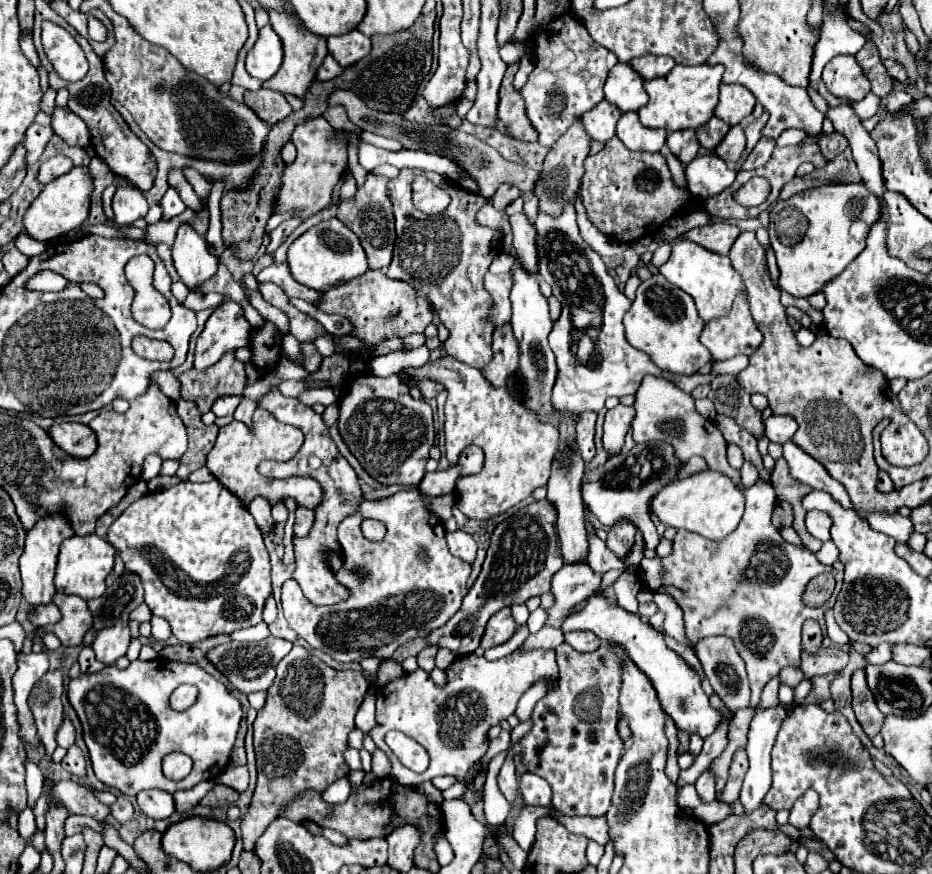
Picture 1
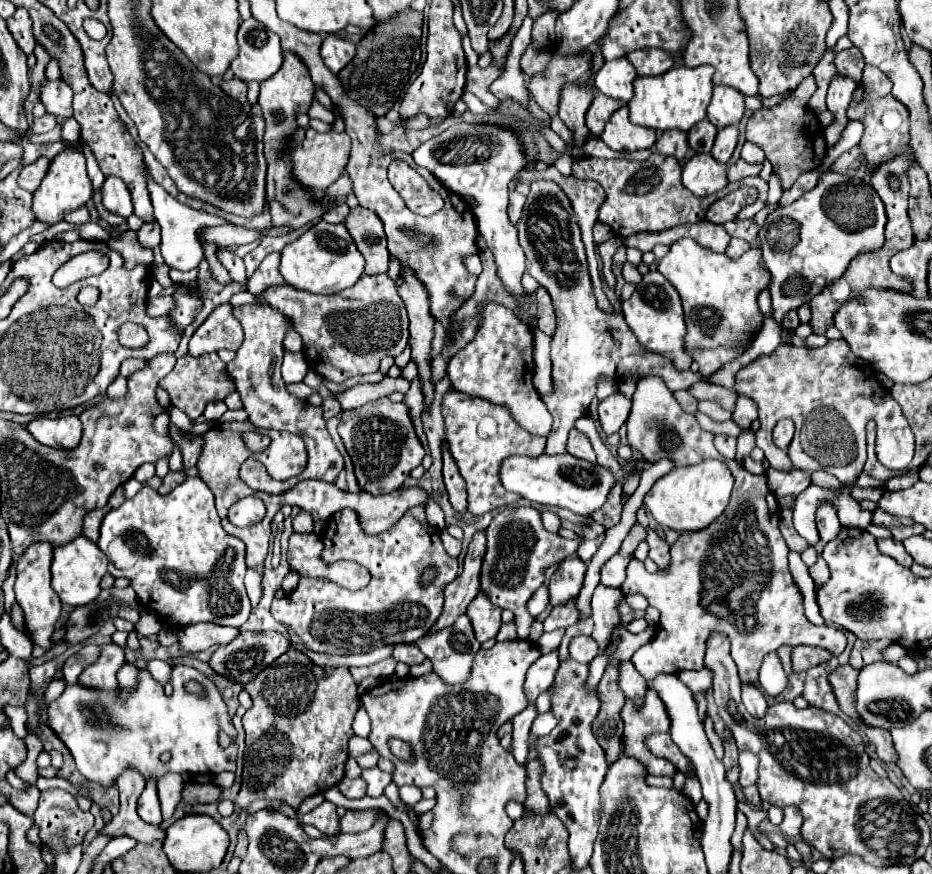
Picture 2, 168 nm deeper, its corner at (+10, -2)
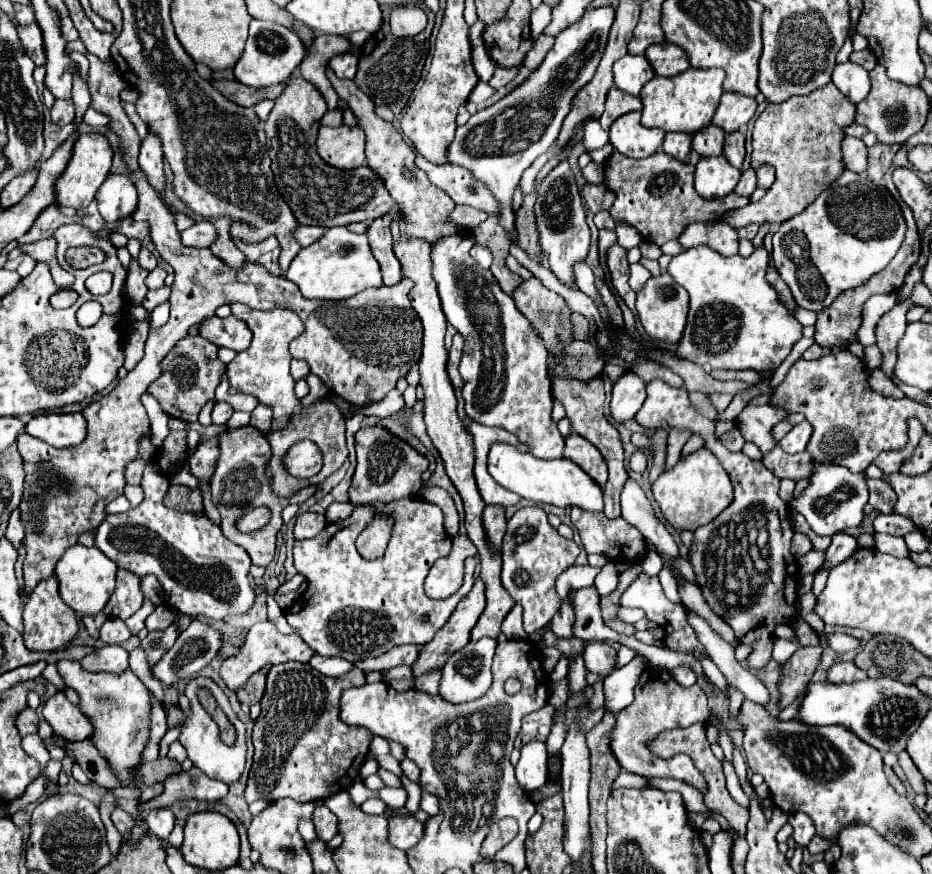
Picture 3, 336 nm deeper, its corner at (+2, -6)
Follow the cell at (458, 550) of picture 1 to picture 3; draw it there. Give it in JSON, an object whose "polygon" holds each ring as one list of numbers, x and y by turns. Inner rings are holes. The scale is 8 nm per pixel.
{"polygon":[[457,534,453,538,453,550,449,556,439,558,433,564,425,580,425,594,432,599,445,599,455,594,463,584,465,568,463,562,469,556,475,556,477,548,467,534]]}

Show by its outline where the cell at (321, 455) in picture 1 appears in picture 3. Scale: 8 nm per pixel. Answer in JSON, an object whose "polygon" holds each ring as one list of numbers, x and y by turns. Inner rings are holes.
{"polygon":[[233,302,229,306,231,306,233,316,247,322,247,326,253,332,251,346,245,352,239,352,235,356,235,360,227,366,227,376,229,376,231,386,239,388,241,392,257,396,261,404,267,404,273,408,273,426,271,426,271,432,267,434,271,448,273,448,273,442,313,440,323,454,323,470,319,474,311,476,309,480,293,478,291,474,285,472,285,466,281,460,271,458,267,472,269,472,269,480,273,480,273,490,281,496,287,496,299,488,305,488,309,482,313,482,313,484,323,482,348,458,349,453,345,446,345,418,339,412,339,408,331,402,311,404,309,408,301,410,301,402,297,400,297,396,293,392,293,378,289,374,289,362,291,362,289,342,303,332,305,326,301,324,301,318,293,310,287,310,287,308,253,310,239,302]]}

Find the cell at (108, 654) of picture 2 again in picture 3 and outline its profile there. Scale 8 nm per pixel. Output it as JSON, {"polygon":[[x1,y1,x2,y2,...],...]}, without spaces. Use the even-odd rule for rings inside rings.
{"polygon":[[73,660,57,662,59,674,65,684,74,689,81,698,81,712,93,724,91,740,101,756,107,760,111,772,117,776,121,786,131,790,141,790,135,782,133,770,143,762,143,750,149,742,149,716,151,716,151,694,143,686,143,682,129,670,121,676,113,676,107,672,91,673,83,670,81,664]]}

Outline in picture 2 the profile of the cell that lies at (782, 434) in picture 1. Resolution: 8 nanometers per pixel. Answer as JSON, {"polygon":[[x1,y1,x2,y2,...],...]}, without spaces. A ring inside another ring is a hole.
{"polygon":[[779,420,777,426,773,428,773,442,775,442,775,446,785,450,791,444,793,432,795,432,795,428,793,428,791,420]]}

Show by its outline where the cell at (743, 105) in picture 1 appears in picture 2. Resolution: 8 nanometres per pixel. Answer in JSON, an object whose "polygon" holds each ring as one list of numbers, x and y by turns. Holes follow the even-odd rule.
{"polygon":[[715,86,713,98,707,108,707,120,717,128,735,126,743,118,745,102,743,94,731,86]]}

